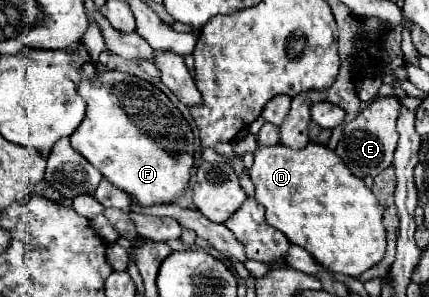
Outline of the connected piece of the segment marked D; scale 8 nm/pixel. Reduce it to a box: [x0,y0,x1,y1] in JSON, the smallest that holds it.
[251,142,383,276]

